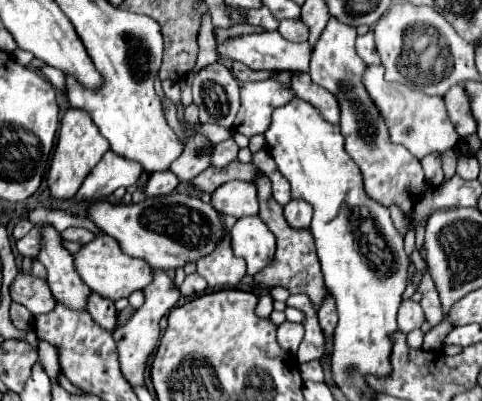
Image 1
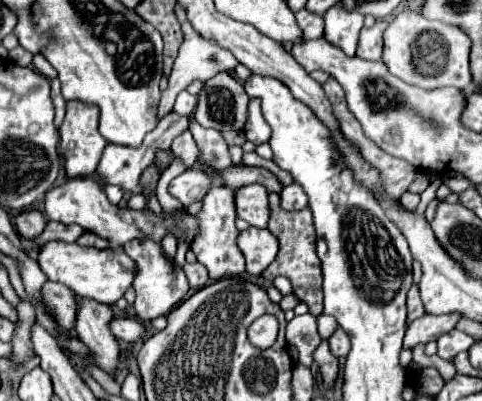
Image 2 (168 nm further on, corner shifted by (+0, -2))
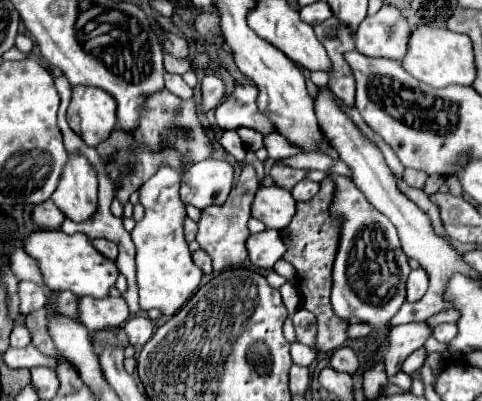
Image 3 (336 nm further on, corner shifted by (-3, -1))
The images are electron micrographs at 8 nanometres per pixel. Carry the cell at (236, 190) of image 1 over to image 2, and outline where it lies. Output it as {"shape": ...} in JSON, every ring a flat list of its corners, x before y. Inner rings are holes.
{"shape":[[245,185,235,191,237,217,245,219,253,227,265,227,269,219,267,189,263,185]]}

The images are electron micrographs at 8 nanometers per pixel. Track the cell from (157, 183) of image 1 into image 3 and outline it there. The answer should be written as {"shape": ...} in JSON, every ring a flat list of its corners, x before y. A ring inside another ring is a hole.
{"shape":[[202,160,188,168,188,176,182,176,180,196,184,204,192,204,200,210,224,204,234,188,234,166,228,160]]}

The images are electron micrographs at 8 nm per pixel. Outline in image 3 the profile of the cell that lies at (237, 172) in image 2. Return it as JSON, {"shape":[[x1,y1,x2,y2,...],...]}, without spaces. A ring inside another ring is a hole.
{"shape":[[276,164,270,172,270,176,274,178,276,186,282,186,282,188,294,188,296,182,304,180,308,176,308,170,298,170,298,168,290,168,286,164]]}

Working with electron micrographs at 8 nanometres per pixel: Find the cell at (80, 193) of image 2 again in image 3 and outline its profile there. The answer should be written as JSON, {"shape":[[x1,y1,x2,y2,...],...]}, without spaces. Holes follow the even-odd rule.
{"shape":[[68,154,60,184,52,194,52,200,70,220,88,220,98,202,98,176,84,154]]}

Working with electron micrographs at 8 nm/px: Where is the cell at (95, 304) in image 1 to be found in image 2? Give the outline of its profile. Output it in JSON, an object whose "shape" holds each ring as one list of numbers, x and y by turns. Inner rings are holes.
{"shape":[[115,317,115,319,111,319,109,329,111,329,111,333,117,339,123,339,127,343,133,343,133,341,141,339,143,333,145,333,145,325,135,321,135,319,129,319,129,317]]}

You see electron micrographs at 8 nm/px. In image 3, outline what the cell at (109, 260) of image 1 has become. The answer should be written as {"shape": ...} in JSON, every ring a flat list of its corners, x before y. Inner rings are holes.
{"shape":[[34,230,22,240,24,250,30,258,38,260,38,268,44,284,50,290,72,290,76,296,104,298,108,288,114,286,118,268,112,260,104,260,92,246,86,234,64,234,62,230]]}

